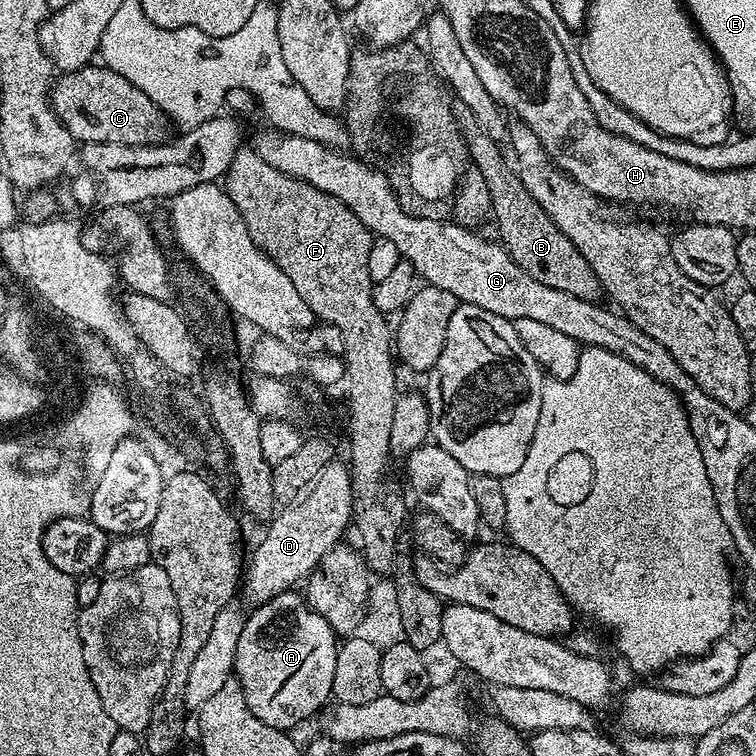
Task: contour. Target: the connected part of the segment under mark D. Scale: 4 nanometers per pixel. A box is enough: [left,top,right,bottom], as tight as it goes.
[242,460,352,609]

